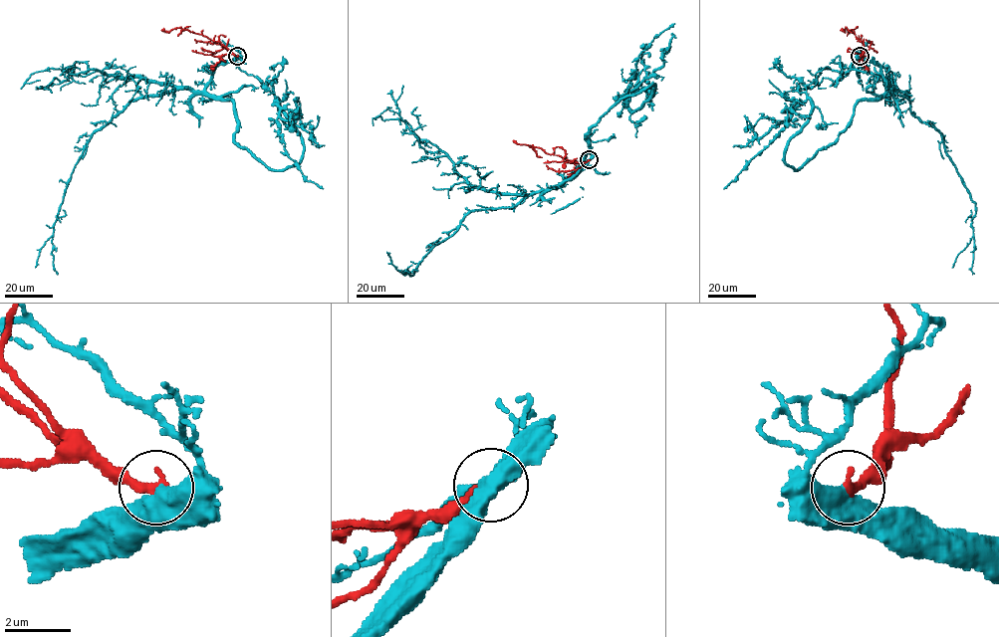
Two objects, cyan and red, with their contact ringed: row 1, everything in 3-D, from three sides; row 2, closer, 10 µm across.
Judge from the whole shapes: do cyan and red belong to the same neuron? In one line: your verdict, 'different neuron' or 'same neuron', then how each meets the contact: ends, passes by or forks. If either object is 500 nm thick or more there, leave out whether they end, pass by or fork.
different neuron

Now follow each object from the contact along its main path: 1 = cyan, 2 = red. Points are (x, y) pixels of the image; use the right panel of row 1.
1: (860, 56), (886, 91), (859, 102), (835, 141), (798, 169), (785, 162), (807, 99), (723, 189)
2: (860, 56), (863, 44), (846, 27), (845, 31), (841, 30)

